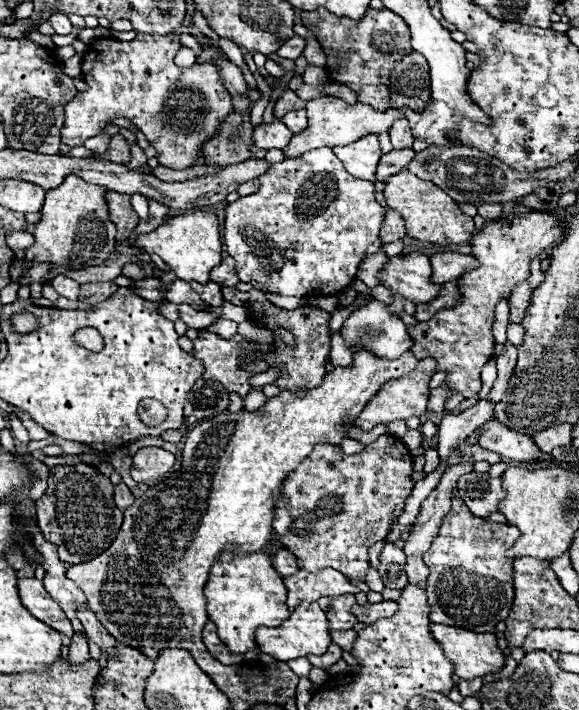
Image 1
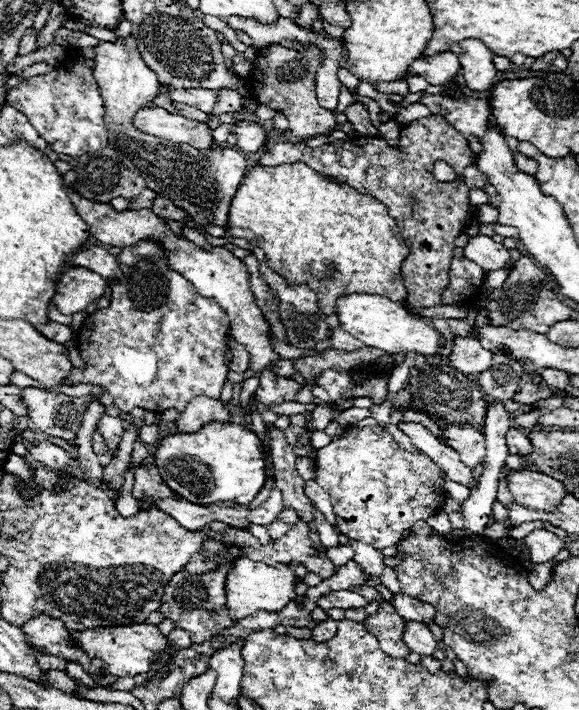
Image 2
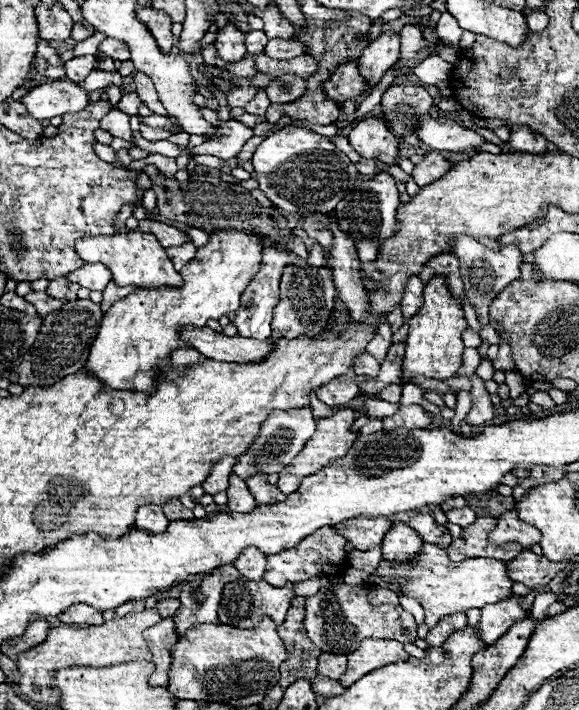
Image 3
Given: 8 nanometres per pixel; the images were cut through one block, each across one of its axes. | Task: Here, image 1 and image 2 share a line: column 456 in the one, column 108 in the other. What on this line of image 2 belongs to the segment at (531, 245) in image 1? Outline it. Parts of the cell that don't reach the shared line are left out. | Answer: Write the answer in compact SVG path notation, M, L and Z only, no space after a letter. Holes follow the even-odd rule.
M140 240L134 246L122 248L116 258L122 268L122 278L110 280L110 306L88 314L82 322L82 328L78 330L78 350L86 366L72 368L72 376L68 376L64 384L102 386L122 412L130 412L138 406L156 414L162 414L162 410L168 408L182 412L196 396L218 400L220 390L228 378L228 366L224 358L228 352L226 312L216 300L196 294L194 286L168 266L168 252L154 240Z

